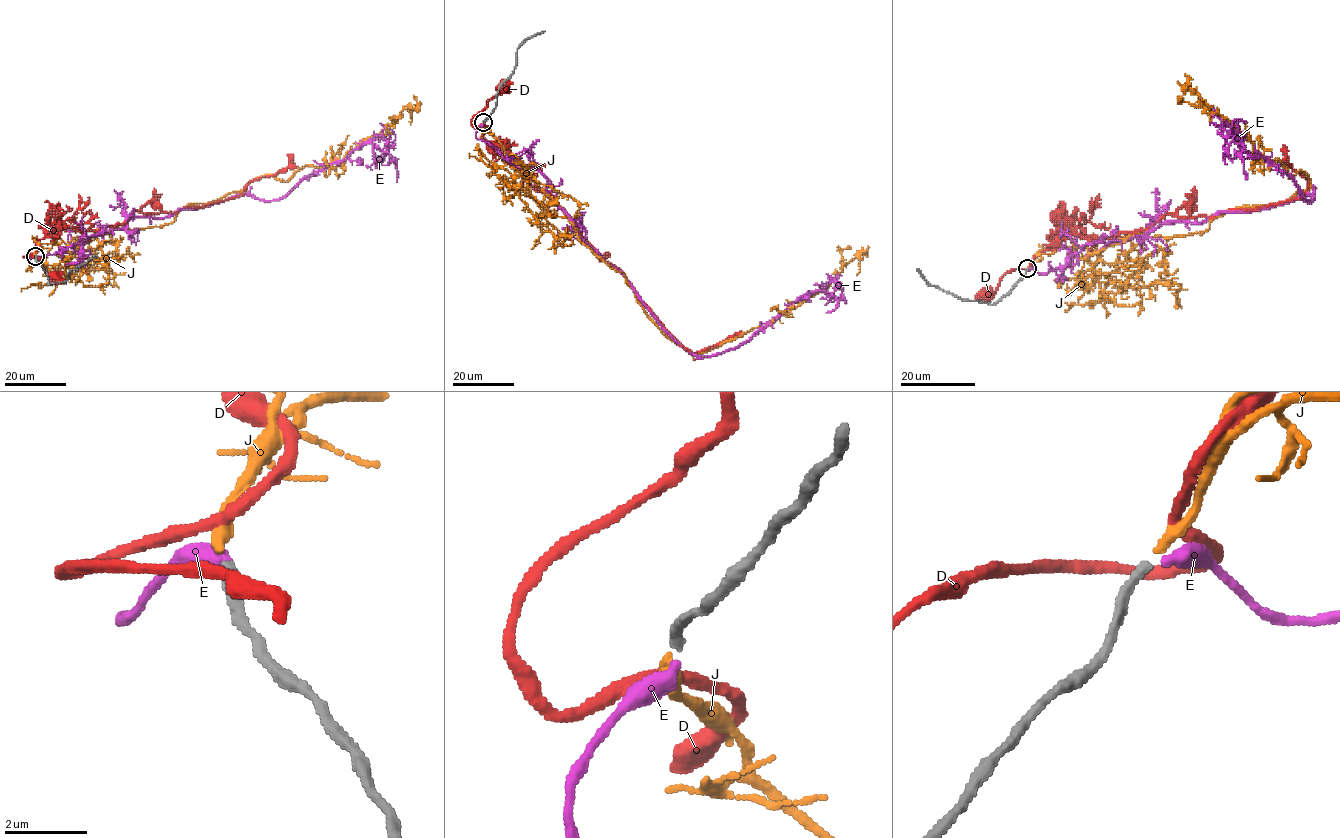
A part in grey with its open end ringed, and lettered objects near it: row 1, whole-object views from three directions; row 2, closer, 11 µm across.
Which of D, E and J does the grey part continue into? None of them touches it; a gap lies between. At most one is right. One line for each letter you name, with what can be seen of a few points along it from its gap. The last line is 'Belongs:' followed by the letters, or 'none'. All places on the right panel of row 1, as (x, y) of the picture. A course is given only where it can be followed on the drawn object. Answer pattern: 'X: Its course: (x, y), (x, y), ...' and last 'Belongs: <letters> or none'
Belongs: none

